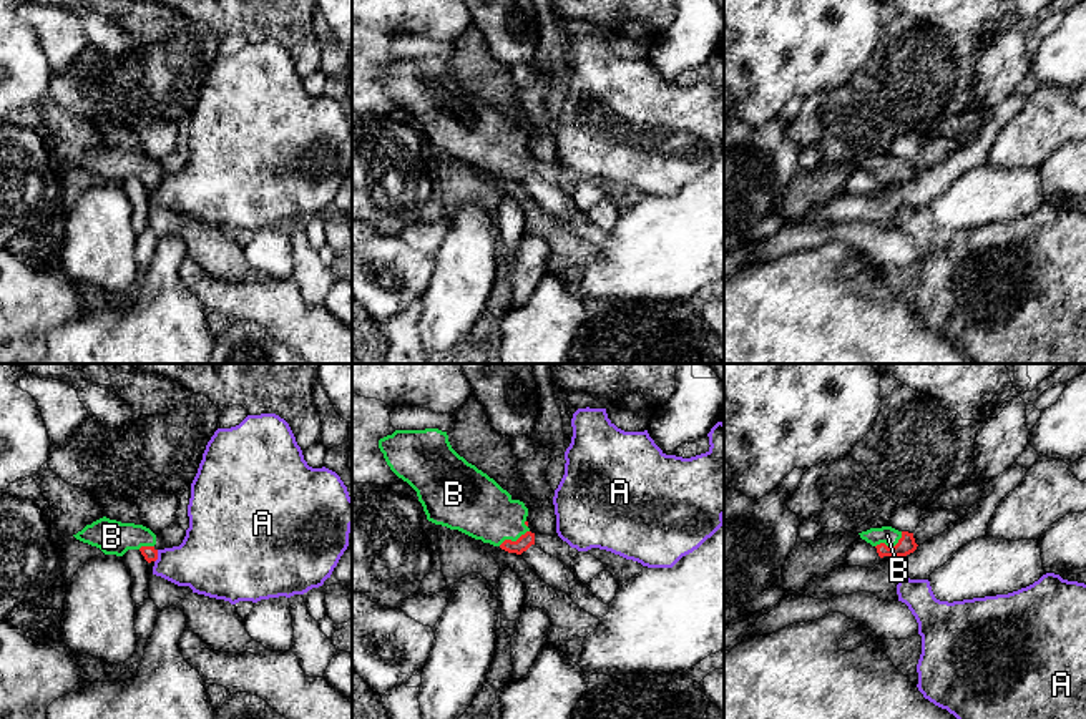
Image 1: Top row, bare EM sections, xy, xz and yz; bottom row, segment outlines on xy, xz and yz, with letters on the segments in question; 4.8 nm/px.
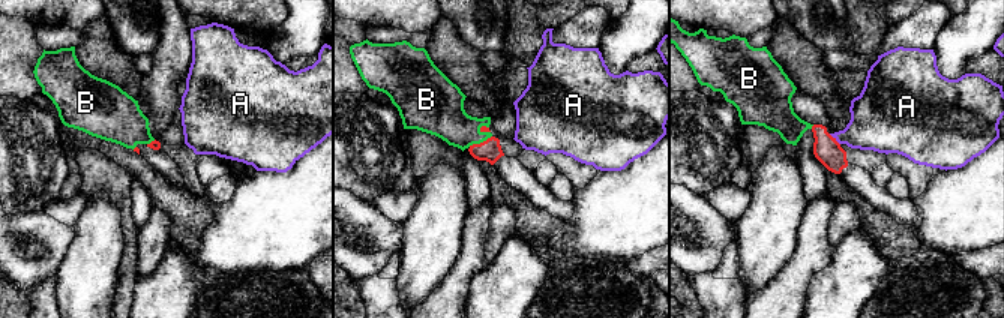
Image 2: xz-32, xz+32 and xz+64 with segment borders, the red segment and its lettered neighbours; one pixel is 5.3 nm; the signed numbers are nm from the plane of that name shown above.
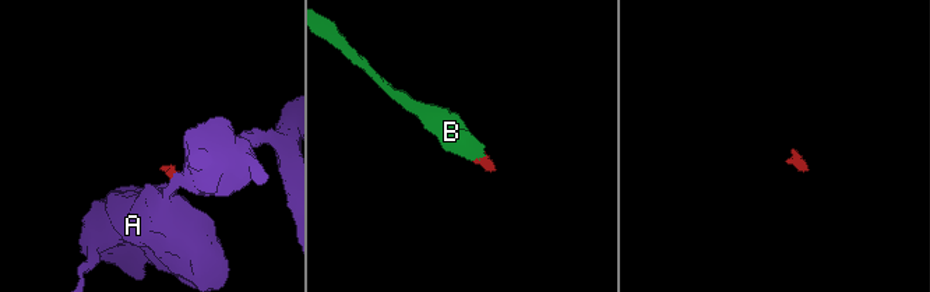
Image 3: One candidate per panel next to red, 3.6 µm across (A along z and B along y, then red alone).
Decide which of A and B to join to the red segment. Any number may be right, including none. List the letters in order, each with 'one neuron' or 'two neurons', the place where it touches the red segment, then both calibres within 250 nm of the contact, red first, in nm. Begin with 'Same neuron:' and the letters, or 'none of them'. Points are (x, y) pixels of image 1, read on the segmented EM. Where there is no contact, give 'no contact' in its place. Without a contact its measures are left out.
Same neuron: B
A: two neurons; contact xy (156, 557); calibres 70 and 320 nm
B: one neuron; contact yz (890, 548); calibres 90 and 90 nm

